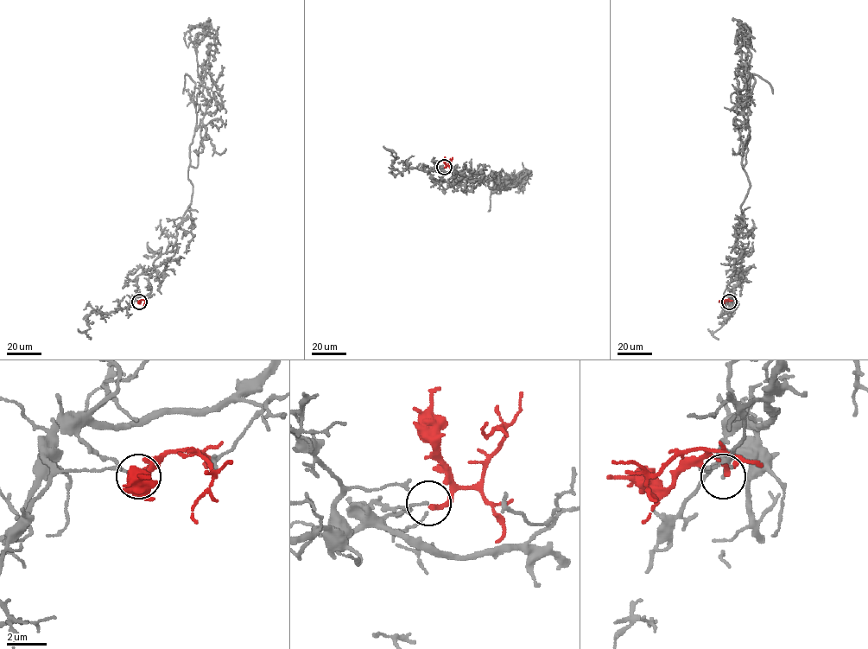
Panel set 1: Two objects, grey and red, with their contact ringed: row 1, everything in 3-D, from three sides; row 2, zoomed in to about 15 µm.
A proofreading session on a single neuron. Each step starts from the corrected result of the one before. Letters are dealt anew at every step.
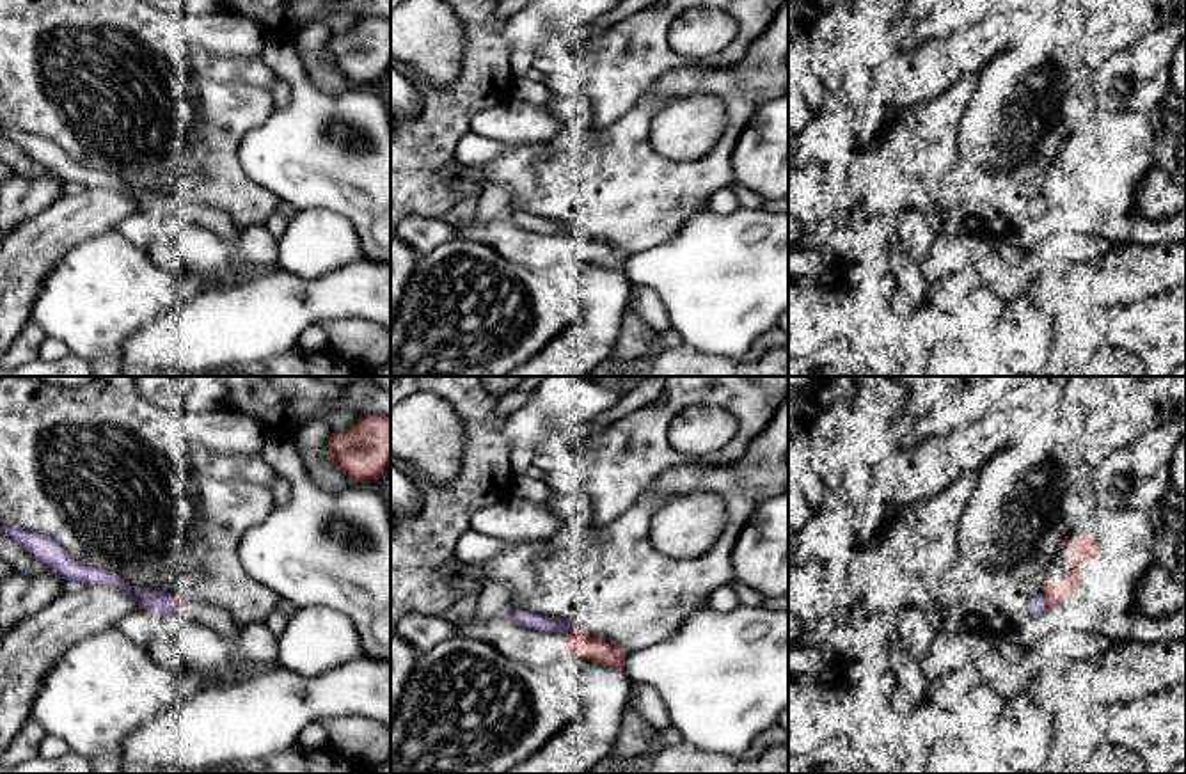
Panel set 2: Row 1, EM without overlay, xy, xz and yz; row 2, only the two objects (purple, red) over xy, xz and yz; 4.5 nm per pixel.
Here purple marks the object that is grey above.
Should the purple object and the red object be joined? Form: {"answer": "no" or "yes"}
{"answer": "no"}

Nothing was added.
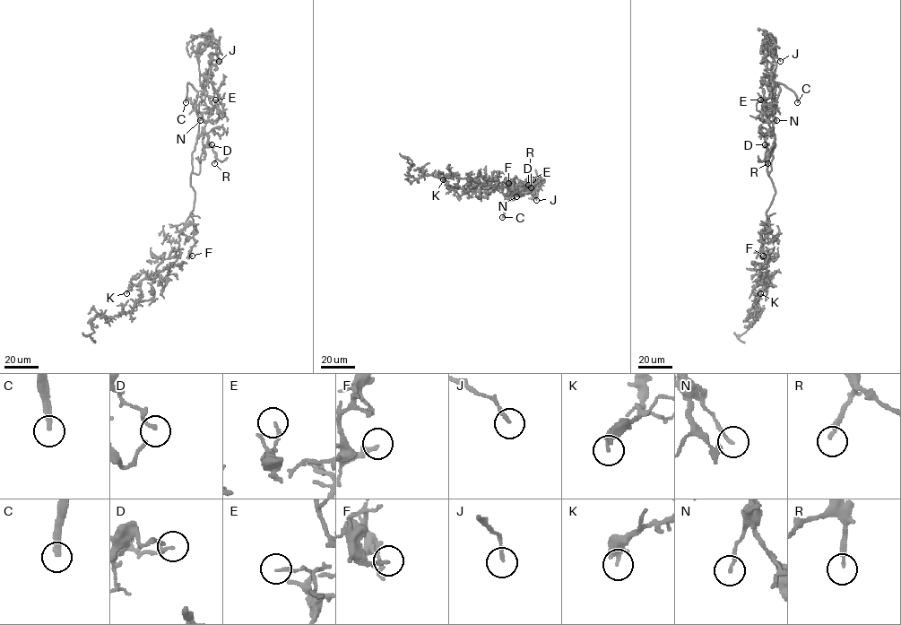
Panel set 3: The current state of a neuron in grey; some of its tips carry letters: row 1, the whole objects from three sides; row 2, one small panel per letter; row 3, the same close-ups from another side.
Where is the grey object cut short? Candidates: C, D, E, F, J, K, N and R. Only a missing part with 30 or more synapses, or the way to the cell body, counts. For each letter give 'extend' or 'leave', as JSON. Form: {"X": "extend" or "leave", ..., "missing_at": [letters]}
{"C": "extend", "D": "leave", "E": "leave", "F": "leave", "J": "leave", "K": "leave", "N": "leave", "R": "extend", "missing_at": ["C", "R"]}

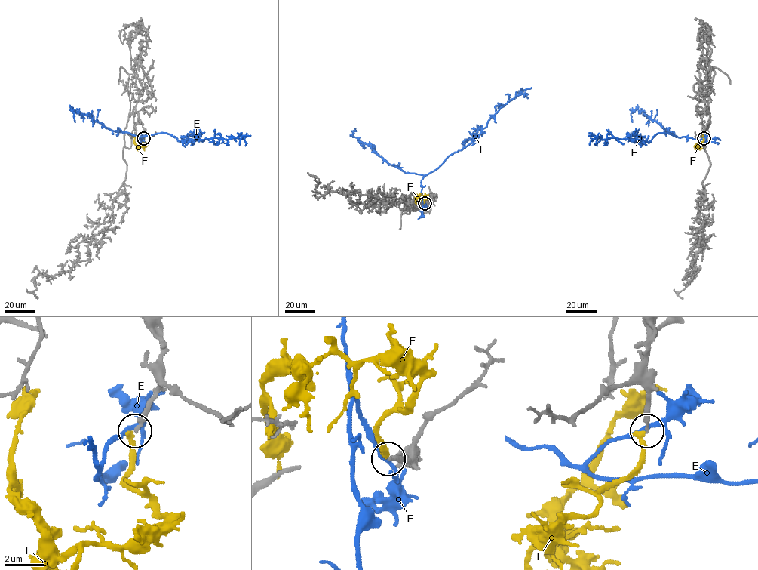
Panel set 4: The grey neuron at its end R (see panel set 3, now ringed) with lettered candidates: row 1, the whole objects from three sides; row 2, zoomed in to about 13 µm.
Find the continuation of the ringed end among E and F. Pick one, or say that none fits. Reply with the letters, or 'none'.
none

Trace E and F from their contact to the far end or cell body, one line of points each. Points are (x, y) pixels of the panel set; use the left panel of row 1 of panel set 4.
E: (143, 137), (141, 140), (139, 137), (167, 133), (178, 141), (184, 142), (206, 138), (230, 140), (250, 135)
F: (143, 138), (145, 145), (138, 147), (134, 143), (135, 135)

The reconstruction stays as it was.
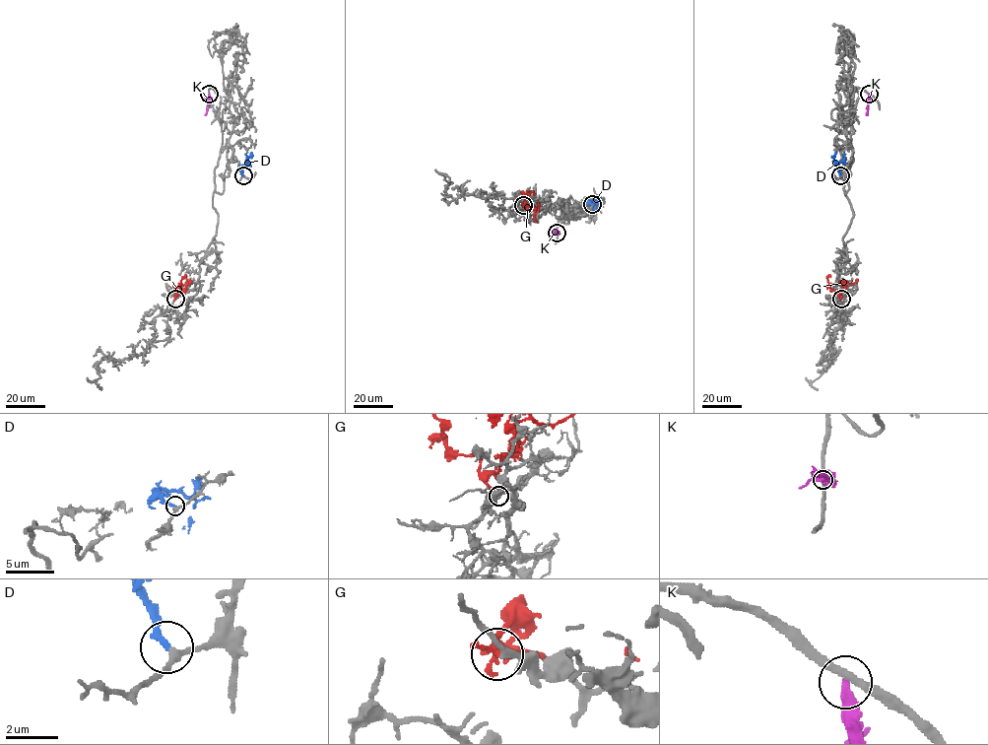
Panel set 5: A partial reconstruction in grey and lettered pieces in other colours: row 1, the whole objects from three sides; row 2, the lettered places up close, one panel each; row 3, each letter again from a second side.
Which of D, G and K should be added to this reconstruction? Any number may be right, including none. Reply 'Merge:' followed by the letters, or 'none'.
Merge: D

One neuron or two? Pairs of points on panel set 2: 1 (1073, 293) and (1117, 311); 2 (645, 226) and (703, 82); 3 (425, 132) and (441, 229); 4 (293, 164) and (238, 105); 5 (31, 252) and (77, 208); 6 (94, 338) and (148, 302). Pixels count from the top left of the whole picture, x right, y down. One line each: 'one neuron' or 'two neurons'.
1: one neuron
2: one neuron
3: two neurons
4: two neurons
5: one neuron
6: one neuron

